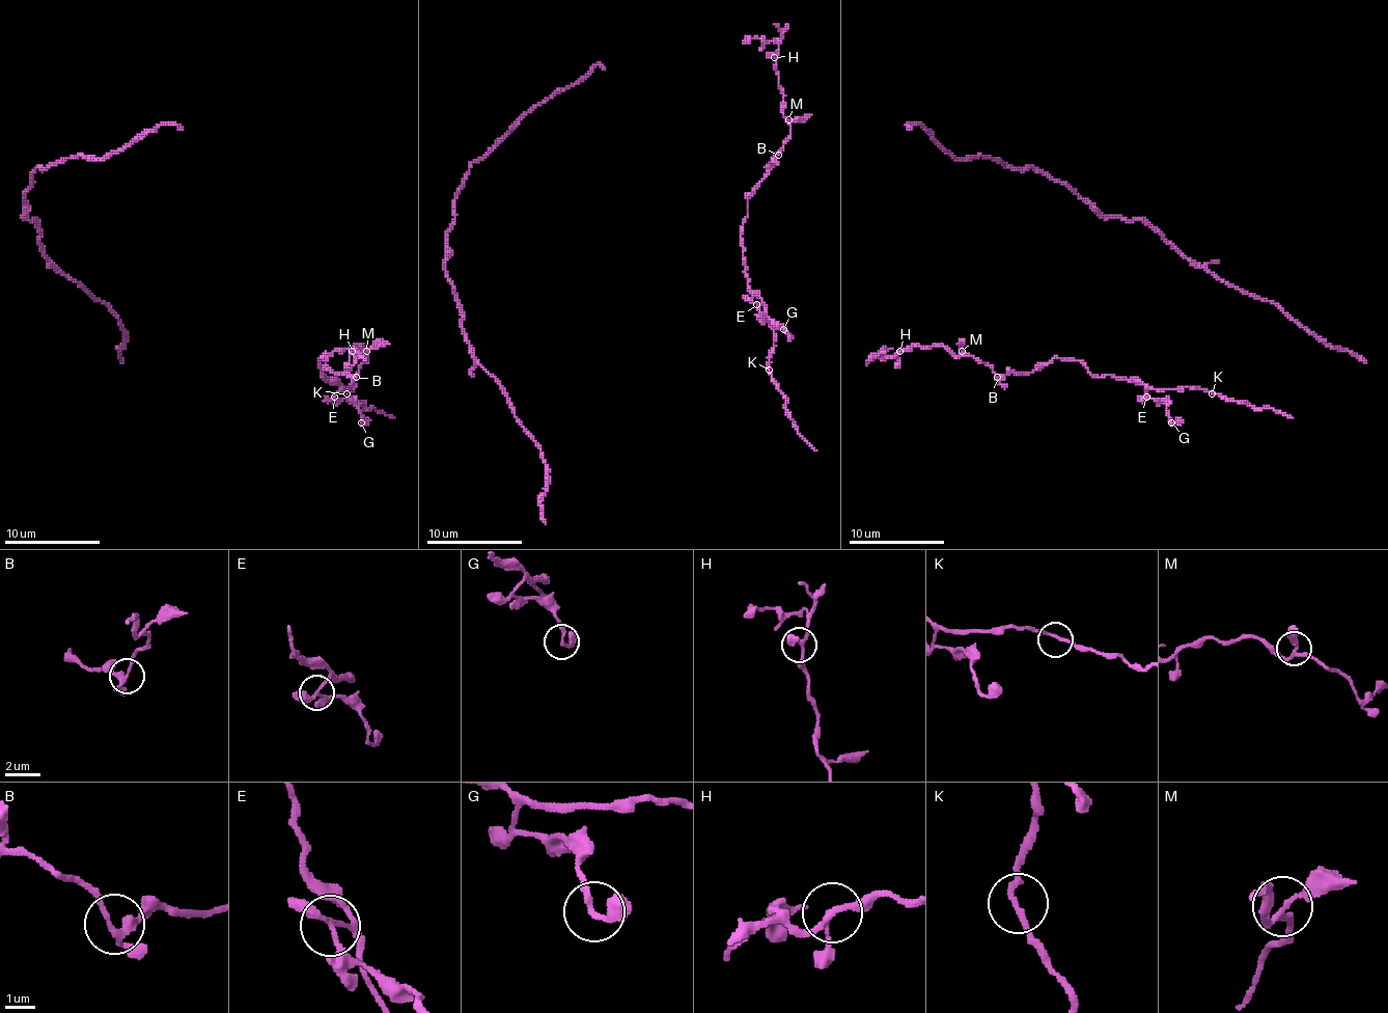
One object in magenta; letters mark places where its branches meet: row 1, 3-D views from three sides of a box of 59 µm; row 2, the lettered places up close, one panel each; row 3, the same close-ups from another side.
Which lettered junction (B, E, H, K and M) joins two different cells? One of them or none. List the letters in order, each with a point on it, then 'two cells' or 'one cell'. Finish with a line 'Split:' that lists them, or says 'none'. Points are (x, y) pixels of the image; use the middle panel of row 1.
B: place (778, 155); one cell
E: place (756, 304); two cells
H: place (774, 57); one cell
K: place (769, 370); one cell
M: place (788, 119); one cell
Split: E

